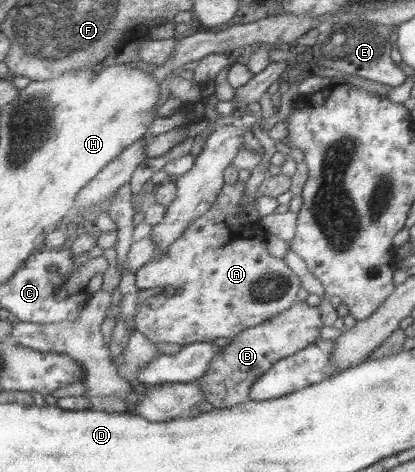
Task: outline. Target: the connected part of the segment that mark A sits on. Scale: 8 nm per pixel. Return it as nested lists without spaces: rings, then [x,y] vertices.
[[[238,181],[235,184],[225,184],[225,188],[221,191],[221,195],[218,196],[218,199],[214,202],[213,208],[208,214],[196,219],[189,227],[189,230],[183,236],[180,236],[166,253],[162,254],[162,256],[158,256],[158,258],[153,258],[136,273],[137,284],[140,289],[156,288],[156,286],[158,286],[158,288],[160,288],[160,286],[174,286],[178,290],[172,296],[166,296],[166,294],[162,293],[155,294],[142,301],[140,304],[139,312],[135,318],[138,324],[138,331],[144,333],[144,335],[154,341],[154,343],[160,344],[160,342],[164,342],[168,344],[170,349],[176,349],[197,342],[214,342],[216,338],[232,338],[232,336],[235,337],[238,333],[250,327],[258,326],[259,324],[278,317],[282,312],[288,312],[289,309],[298,302],[298,292],[303,288],[303,282],[300,276],[298,276],[298,273],[284,261],[284,258],[276,258],[276,256],[272,256],[272,254],[268,252],[270,234],[264,230],[264,227],[248,223],[248,221],[246,221],[246,223],[242,221],[243,214],[240,213],[247,213],[247,207],[249,206],[249,204],[243,204],[246,194],[247,182]]]

